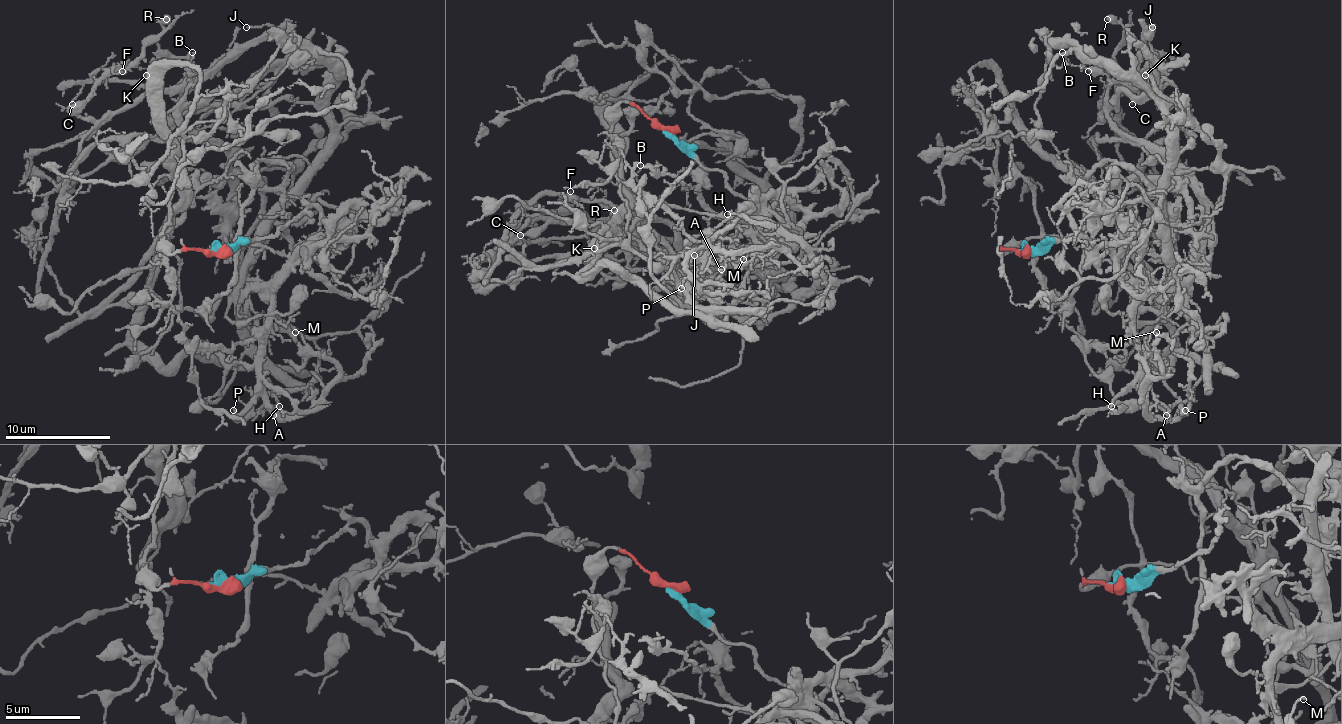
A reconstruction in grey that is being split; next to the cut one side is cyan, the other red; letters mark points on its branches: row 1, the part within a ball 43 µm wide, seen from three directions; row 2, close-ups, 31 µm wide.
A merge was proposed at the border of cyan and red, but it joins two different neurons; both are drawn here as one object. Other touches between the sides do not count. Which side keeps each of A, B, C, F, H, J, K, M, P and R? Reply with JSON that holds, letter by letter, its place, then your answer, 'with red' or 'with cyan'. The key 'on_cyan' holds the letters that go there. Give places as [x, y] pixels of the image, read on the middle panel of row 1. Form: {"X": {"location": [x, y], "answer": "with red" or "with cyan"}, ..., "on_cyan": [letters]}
{"A": {"location": [721, 269], "answer": "with cyan"}, "B": {"location": [640, 165], "answer": "with red"}, "C": {"location": [520, 235], "answer": "with red"}, "F": {"location": [570, 191], "answer": "with red"}, "H": {"location": [727, 214], "answer": "with cyan"}, "J": {"location": [694, 255], "answer": "with red"}, "K": {"location": [594, 248], "answer": "with red"}, "M": {"location": [743, 259], "answer": "with cyan"}, "P": {"location": [681, 288], "answer": "with cyan"}, "R": {"location": [614, 210], "answer": "with red"}, "on_cyan": ["A", "H", "M", "P"]}

